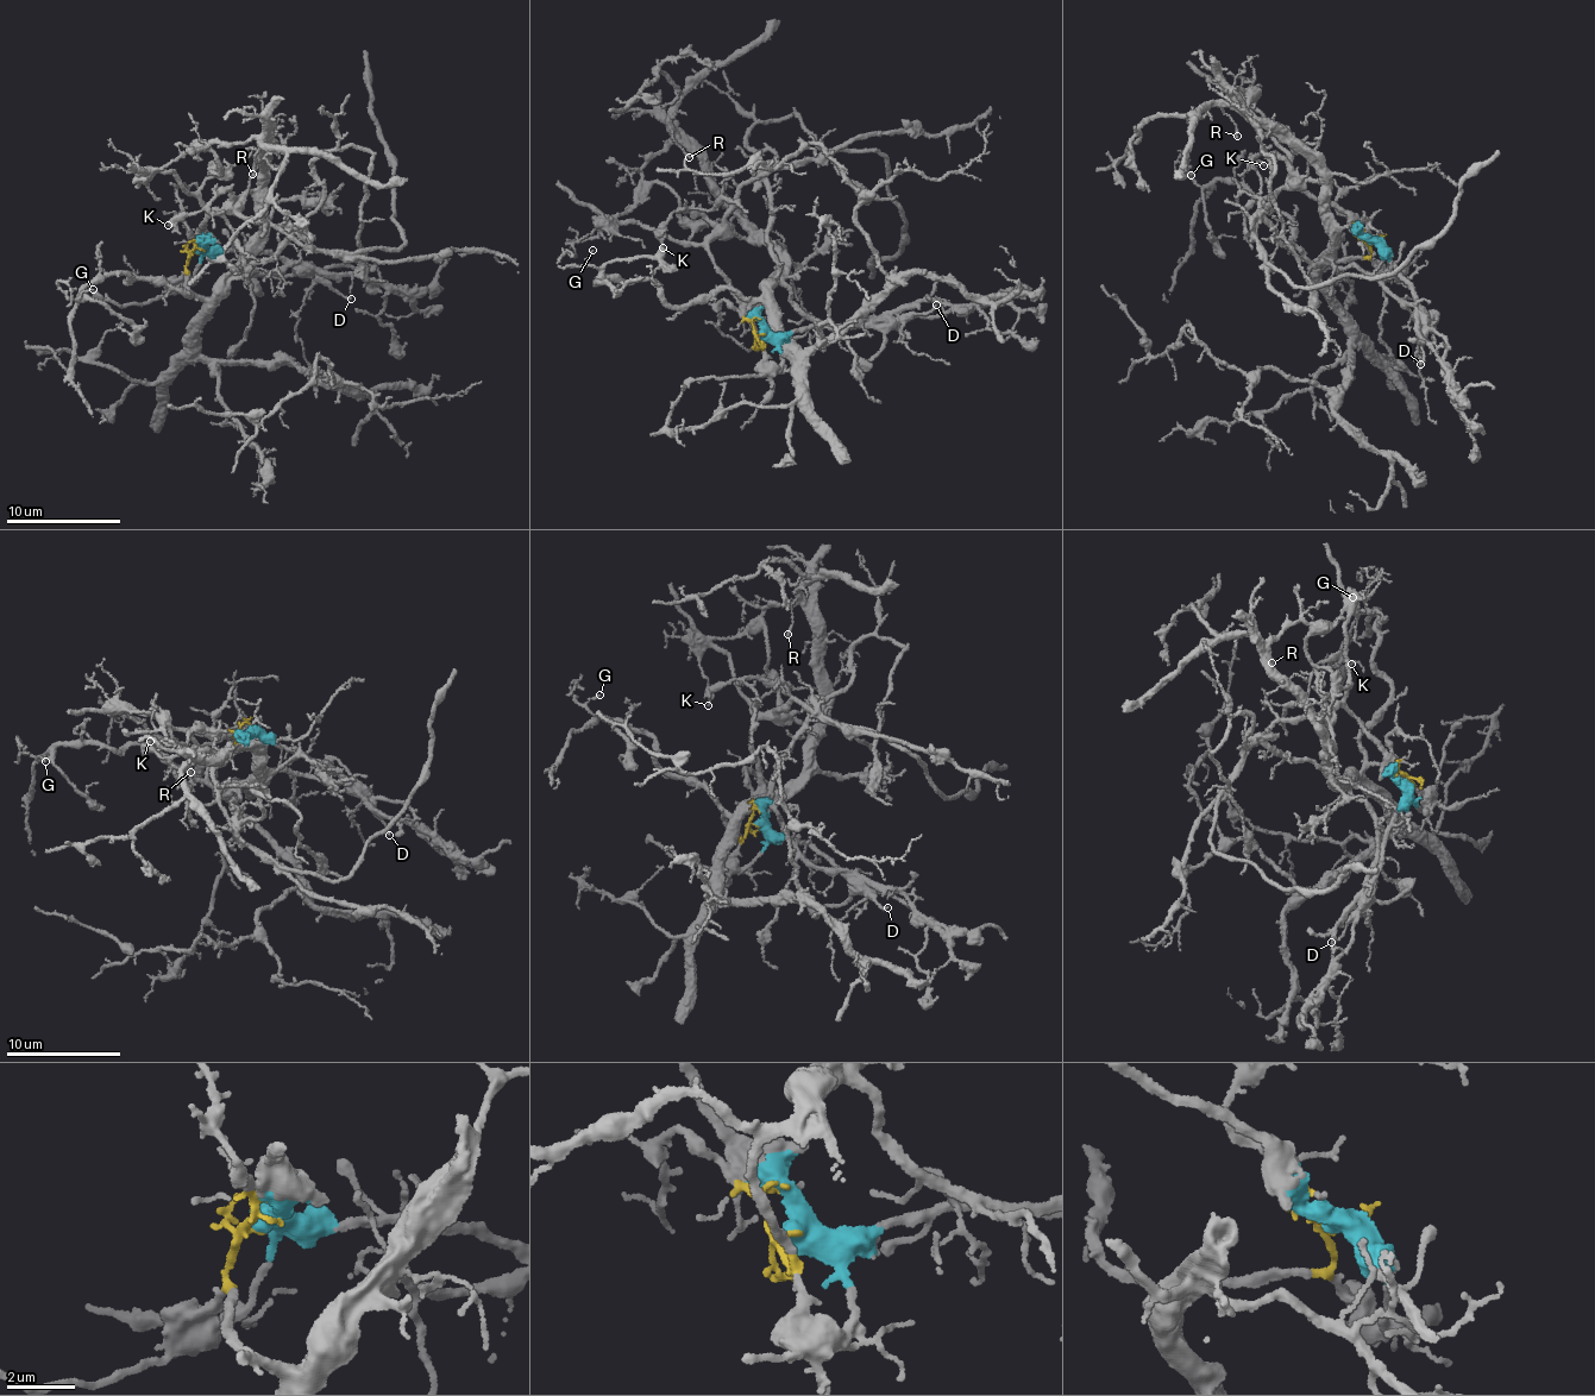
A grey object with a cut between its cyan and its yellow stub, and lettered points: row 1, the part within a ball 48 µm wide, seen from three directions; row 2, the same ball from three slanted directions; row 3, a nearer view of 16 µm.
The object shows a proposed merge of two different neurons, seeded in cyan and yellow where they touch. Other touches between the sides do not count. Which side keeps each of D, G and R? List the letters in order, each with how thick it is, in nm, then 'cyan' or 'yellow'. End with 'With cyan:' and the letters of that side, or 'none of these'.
D: calibre 150 nm; cyan
G: calibre 100 nm; yellow
R: calibre 130 nm; yellow
With cyan: D

